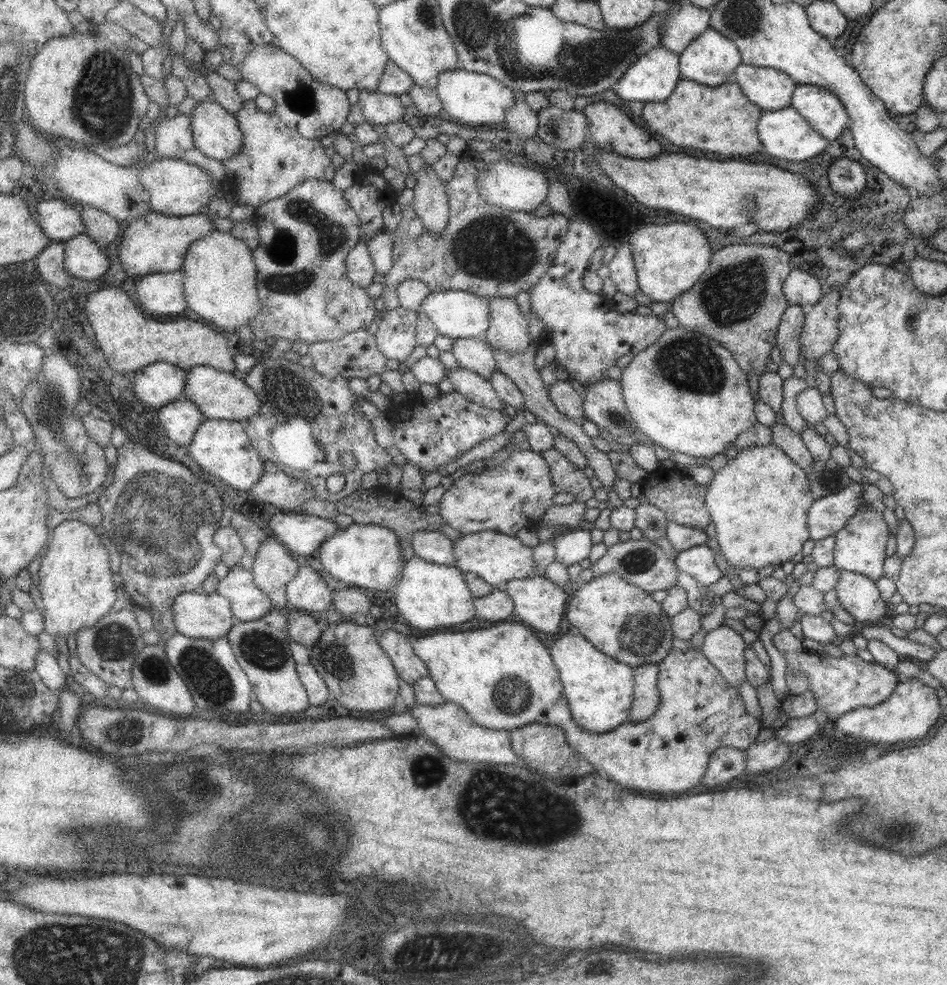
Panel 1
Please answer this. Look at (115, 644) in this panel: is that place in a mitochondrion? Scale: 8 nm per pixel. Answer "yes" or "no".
yes

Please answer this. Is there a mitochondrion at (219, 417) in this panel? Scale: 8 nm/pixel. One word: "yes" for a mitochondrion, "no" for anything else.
no

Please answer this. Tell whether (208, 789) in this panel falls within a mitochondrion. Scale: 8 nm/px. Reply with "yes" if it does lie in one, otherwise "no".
yes

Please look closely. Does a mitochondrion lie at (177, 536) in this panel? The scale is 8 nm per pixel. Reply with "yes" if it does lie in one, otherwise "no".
yes

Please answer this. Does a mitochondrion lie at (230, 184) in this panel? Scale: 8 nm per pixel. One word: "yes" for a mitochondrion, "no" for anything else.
no

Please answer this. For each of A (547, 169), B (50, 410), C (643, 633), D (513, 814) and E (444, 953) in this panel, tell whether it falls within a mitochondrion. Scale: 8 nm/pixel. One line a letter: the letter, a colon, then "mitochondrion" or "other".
A: other
B: mitochondrion
C: mitochondrion
D: mitochondrion
E: mitochondrion

